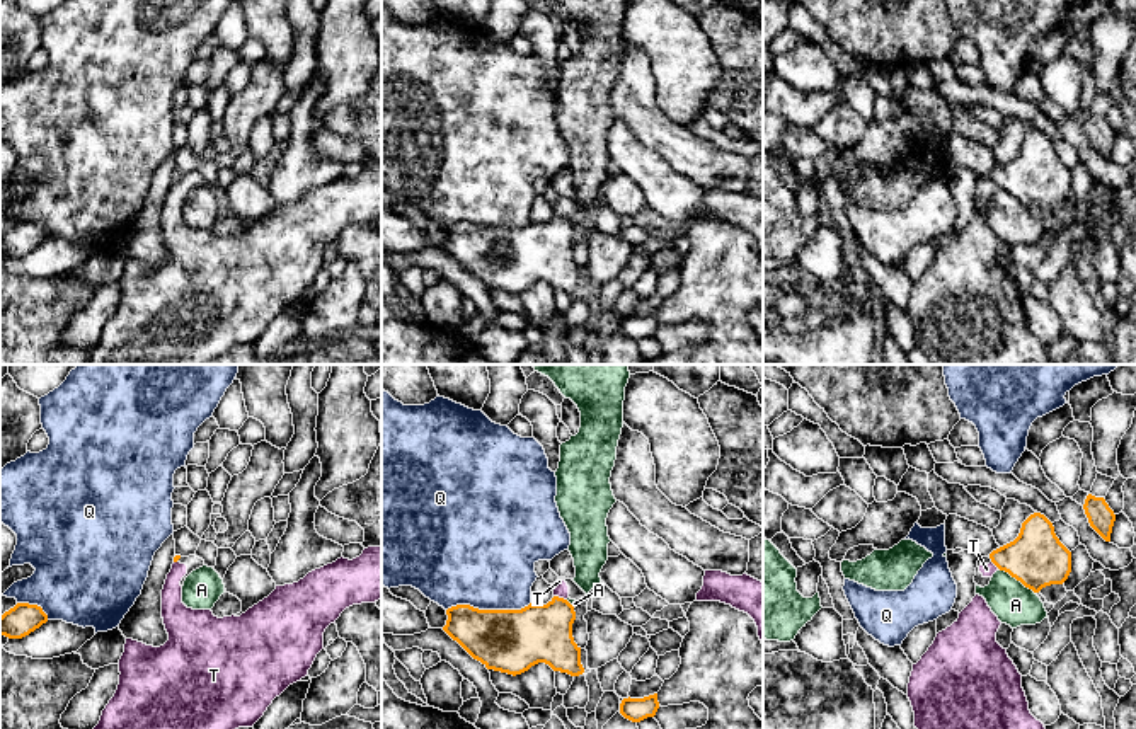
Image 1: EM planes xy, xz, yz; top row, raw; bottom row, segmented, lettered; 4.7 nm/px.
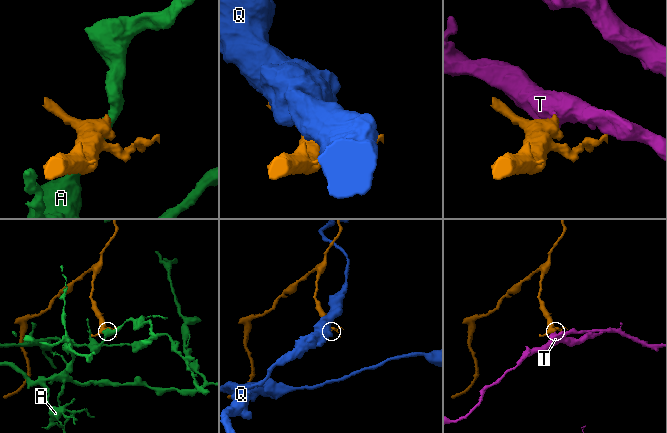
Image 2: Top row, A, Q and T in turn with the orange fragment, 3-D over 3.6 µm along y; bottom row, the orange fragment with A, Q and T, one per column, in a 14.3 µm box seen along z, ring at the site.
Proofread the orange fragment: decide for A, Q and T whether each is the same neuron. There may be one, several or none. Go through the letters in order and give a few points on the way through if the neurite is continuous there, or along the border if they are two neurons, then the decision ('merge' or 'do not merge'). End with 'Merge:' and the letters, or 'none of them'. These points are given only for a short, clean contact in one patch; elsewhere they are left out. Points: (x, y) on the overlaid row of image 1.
A: border yz (998, 568), (1034, 593); do not merge
Q: do not merge
T: border xz (554, 595), (566, 600); do not merge
Merge: none of them

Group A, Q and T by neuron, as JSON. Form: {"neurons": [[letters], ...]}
{"neurons": [["A"], ["Q"], ["T"]]}

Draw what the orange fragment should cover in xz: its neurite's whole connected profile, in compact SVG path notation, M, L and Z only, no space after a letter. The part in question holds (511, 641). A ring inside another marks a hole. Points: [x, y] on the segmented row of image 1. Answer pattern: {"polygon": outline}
{"polygon": "M559 596L521 610L479 610L456 605L446 610L443 630L487 669L521 674L538 663L579 676L581 647L574 642L574 606Z"}

